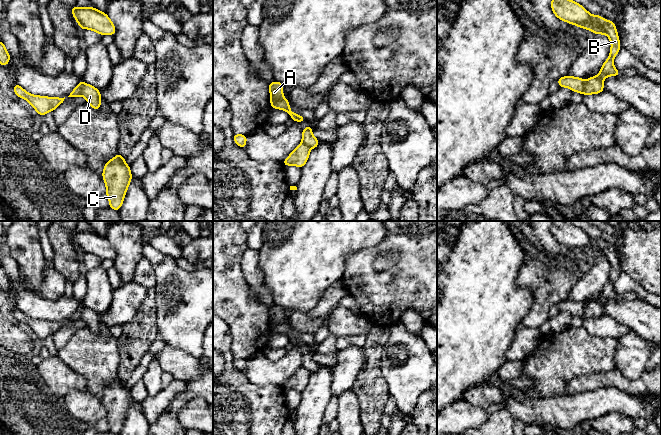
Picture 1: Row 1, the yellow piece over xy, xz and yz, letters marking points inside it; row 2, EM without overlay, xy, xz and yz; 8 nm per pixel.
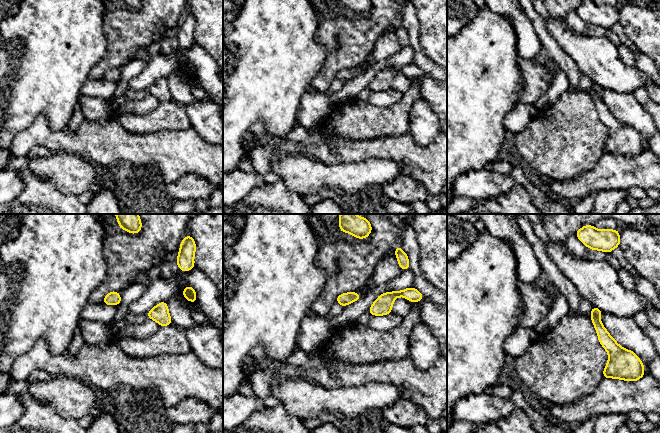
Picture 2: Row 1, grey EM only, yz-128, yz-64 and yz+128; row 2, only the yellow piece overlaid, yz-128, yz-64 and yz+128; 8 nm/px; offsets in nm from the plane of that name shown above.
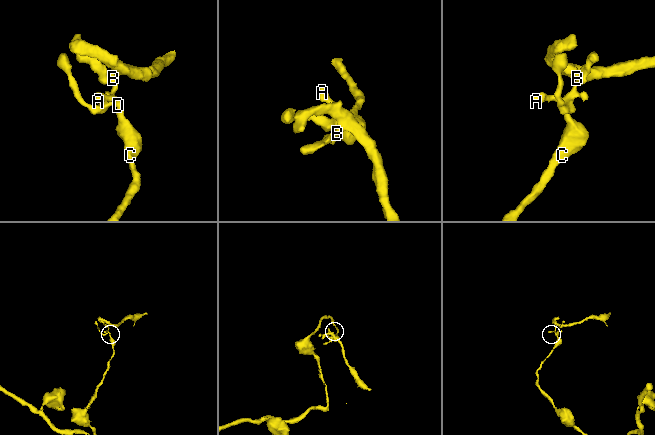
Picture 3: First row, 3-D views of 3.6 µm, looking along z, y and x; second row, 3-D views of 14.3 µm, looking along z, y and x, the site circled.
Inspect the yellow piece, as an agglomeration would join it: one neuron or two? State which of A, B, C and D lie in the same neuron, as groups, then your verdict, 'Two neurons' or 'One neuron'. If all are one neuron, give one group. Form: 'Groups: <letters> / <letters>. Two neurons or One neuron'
Groups: A C D / B. Two neurons

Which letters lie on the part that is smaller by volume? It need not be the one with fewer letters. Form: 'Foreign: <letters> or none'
Foreign: B

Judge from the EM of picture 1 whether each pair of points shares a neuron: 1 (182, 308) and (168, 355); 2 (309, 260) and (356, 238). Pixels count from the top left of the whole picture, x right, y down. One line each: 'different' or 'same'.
1: different
2: same

